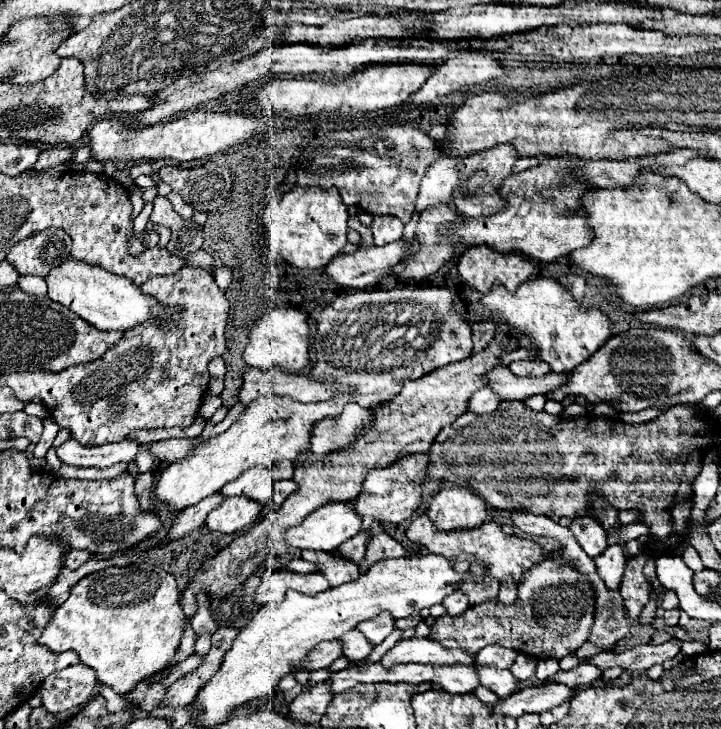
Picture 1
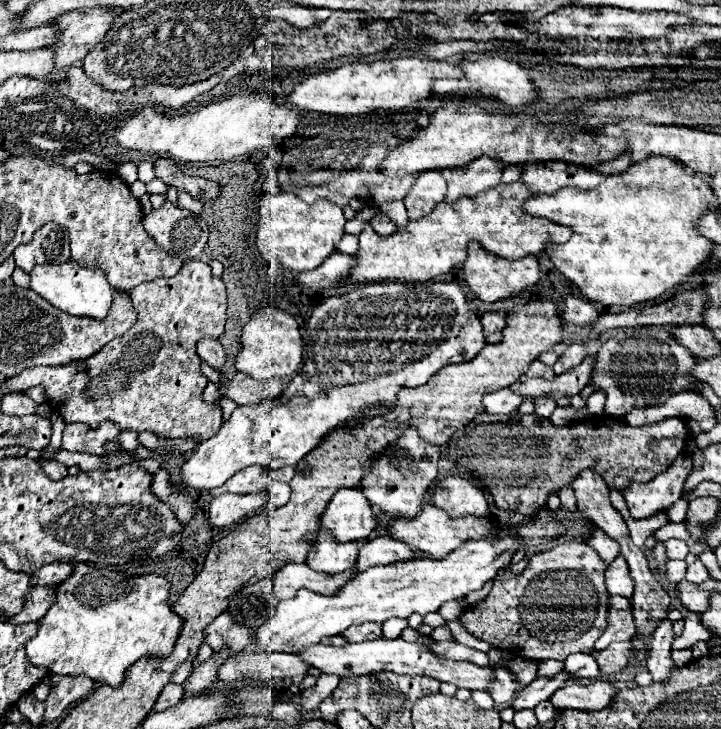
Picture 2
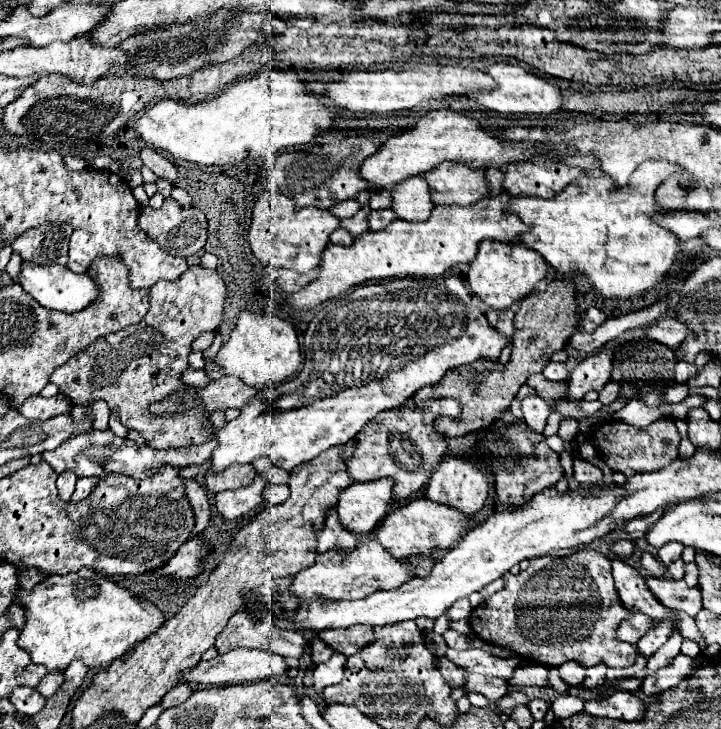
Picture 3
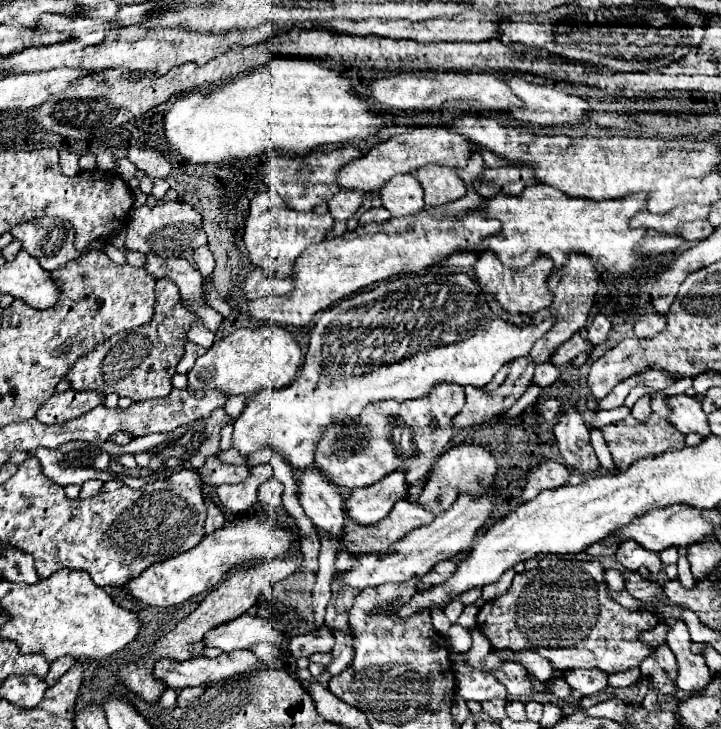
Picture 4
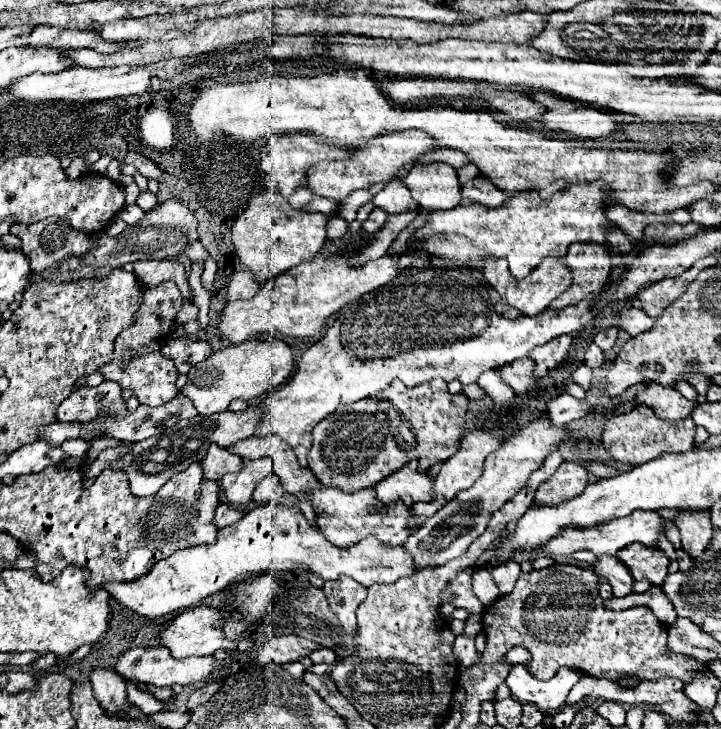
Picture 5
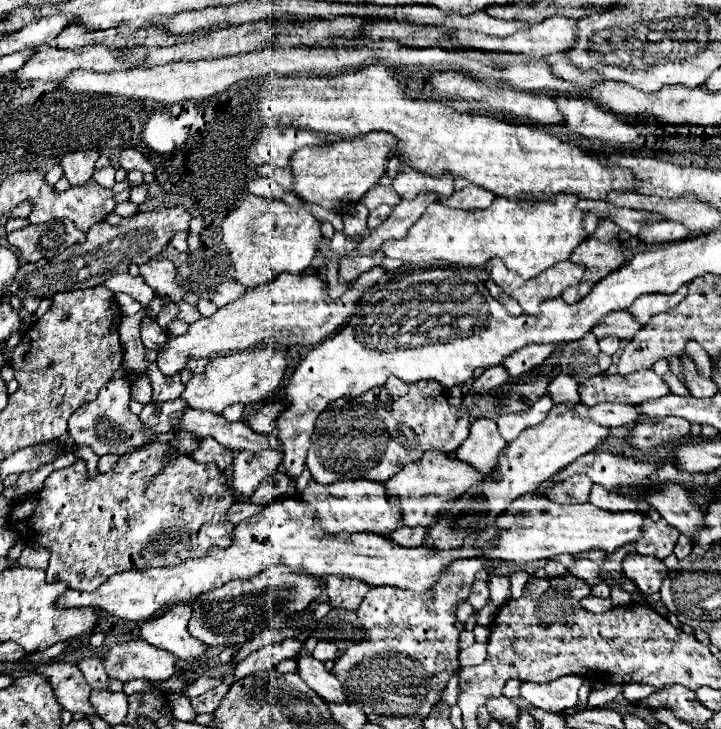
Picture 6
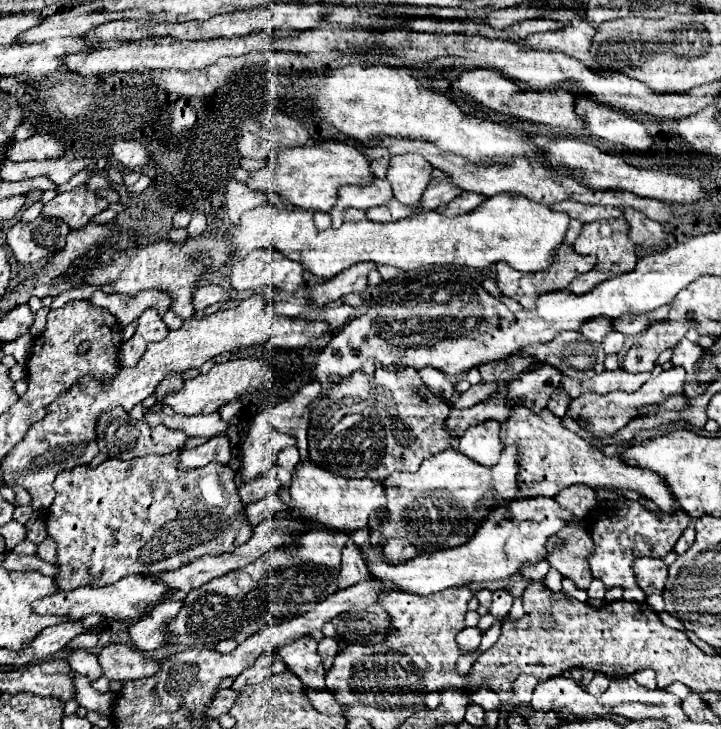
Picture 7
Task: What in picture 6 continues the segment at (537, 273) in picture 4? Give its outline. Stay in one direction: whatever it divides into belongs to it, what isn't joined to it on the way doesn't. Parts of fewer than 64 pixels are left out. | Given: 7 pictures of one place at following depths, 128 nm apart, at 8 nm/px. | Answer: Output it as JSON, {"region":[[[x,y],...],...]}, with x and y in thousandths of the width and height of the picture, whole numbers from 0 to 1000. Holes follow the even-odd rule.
{"region":[[[682,357],[682,373],[680,381],[707,406],[713,409],[730,431],[743,433],[749,414],[760,409],[774,409],[788,392],[796,392],[804,387],[810,376],[810,362],[799,362],[793,357],[782,357],[749,379],[738,384],[727,384],[724,379],[716,379],[716,373],[705,370],[693,357]]]}

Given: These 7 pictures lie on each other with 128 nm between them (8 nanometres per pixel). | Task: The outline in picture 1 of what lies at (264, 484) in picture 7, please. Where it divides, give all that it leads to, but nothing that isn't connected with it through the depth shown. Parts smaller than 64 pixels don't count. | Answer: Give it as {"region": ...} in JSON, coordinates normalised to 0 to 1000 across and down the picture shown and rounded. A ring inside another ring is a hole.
{"region":[[[391,658],[391,661],[380,661],[380,683],[377,689],[383,694],[388,694],[405,675],[411,672],[411,664],[405,658]]]}

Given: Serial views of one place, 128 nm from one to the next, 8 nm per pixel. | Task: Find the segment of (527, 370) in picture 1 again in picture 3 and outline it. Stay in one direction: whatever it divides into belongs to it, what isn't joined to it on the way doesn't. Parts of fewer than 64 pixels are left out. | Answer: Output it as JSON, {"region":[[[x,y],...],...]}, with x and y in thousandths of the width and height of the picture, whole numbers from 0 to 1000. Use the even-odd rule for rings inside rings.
{"region":[[[752,513],[735,516],[730,527],[735,527],[743,535],[743,540],[752,543],[763,557],[768,551],[779,551],[782,543],[788,543],[788,529],[782,524],[763,524]]]}

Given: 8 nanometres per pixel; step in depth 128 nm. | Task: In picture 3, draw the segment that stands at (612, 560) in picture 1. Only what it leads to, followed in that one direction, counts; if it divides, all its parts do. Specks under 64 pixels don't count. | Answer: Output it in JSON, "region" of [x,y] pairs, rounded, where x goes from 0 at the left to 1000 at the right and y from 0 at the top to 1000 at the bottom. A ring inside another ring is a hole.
{"region":[[[852,768],[849,771],[849,790],[854,798],[854,809],[865,826],[865,834],[871,837],[885,837],[893,840],[899,848],[921,853],[932,850],[935,864],[940,864],[940,840],[921,834],[899,809],[893,793],[885,787],[882,779],[877,779],[865,768]]]}

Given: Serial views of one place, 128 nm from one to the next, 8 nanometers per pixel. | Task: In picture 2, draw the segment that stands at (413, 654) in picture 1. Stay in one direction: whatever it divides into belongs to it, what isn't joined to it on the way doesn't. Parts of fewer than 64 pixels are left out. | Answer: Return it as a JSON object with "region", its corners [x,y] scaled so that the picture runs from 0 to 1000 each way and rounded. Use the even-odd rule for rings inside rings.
{"region":[[[630,878],[624,881],[602,881],[599,886],[594,886],[605,900],[616,900],[616,903],[627,903],[627,905],[644,905],[660,914],[680,914],[680,903],[674,894],[663,894],[657,889],[641,886]]]}

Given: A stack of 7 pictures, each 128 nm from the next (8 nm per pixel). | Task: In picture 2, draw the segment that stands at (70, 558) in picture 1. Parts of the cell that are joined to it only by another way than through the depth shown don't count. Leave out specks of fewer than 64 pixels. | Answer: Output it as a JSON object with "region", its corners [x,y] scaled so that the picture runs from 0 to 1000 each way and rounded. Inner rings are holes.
{"region":[[[75,771],[75,774],[61,774],[53,785],[44,787],[44,804],[72,804],[83,801],[92,796],[103,782],[103,774],[92,771]]]}

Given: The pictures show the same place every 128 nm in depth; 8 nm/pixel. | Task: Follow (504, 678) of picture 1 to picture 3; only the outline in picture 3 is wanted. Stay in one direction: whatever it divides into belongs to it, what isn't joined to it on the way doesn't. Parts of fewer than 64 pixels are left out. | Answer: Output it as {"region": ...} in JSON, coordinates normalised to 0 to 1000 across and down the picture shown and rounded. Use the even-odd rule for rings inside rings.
{"region":[[[341,840],[325,842],[313,861],[300,872],[300,892],[305,897],[325,889],[374,892],[388,900],[416,903],[427,889],[416,867],[391,864],[377,853],[350,850]],[[610,903],[610,914],[607,914],[607,919],[613,922],[613,927],[621,933],[621,938],[624,938],[627,944],[641,941],[641,933],[644,933],[644,925],[646,925],[644,916],[630,914],[621,903]]]}

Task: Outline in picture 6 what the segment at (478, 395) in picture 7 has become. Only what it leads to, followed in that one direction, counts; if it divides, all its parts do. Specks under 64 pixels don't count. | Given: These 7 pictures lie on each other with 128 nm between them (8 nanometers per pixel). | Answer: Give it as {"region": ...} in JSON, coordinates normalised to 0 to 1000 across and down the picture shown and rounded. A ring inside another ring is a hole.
{"region":[[[682,502],[677,508],[671,508],[671,513],[666,519],[657,521],[655,535],[657,538],[680,538],[680,535],[691,535],[696,529],[702,529],[707,524],[707,513],[696,505],[696,502]]]}

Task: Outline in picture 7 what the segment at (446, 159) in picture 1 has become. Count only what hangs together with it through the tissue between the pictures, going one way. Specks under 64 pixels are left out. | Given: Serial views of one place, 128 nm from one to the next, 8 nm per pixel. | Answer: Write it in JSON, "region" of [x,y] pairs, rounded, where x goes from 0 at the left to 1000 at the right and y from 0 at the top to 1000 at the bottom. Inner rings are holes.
{"region":[[[519,244],[516,252],[480,252],[469,263],[466,285],[460,285],[458,296],[463,313],[474,310],[474,291],[480,285],[516,285],[530,283],[538,274],[544,274],[544,258],[538,247]]]}

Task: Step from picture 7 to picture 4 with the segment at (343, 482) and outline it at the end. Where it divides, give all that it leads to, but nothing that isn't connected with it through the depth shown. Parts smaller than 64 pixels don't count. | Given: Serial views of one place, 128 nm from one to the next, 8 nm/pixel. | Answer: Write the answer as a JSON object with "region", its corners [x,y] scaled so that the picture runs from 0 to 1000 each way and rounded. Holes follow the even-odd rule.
{"region":[[[556,684],[548,690],[544,702],[533,713],[516,722],[499,722],[488,711],[480,711],[477,716],[480,719],[474,746],[483,757],[488,760],[541,757],[544,749],[552,741],[558,741],[571,724],[599,716],[599,705],[583,697],[580,691]]]}

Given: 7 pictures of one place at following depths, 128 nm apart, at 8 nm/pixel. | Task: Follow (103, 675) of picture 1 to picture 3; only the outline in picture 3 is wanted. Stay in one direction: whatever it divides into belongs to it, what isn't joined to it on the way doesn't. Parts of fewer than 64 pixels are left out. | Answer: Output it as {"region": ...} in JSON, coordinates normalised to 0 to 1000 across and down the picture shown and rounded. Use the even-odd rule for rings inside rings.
{"region":[[[111,779],[108,785],[89,787],[89,790],[80,790],[80,787],[64,790],[64,796],[50,801],[50,807],[44,809],[25,807],[19,826],[28,829],[36,842],[36,856],[28,864],[25,886],[42,894],[47,911],[58,911],[67,919],[92,919],[92,914],[103,903],[117,905],[122,916],[147,914],[169,903],[180,889],[186,889],[186,883],[214,870],[227,853],[227,842],[216,831],[183,818],[172,807],[164,807],[158,798],[130,785],[128,779]]]}

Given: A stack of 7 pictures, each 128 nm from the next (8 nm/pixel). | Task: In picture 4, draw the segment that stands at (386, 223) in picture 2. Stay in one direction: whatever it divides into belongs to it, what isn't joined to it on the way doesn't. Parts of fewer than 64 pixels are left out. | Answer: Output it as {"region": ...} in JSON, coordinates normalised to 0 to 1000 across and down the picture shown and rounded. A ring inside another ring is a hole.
{"region":[[[513,285],[499,296],[499,307],[513,307],[513,305],[533,305],[538,302],[541,294],[535,291],[535,285]]]}

